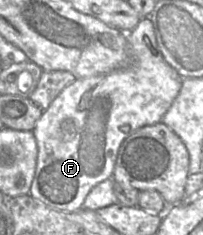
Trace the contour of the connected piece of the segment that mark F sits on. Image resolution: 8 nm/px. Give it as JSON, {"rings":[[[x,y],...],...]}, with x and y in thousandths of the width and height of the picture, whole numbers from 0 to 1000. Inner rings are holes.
{"rings":[[[729,72],[695,77],[621,153],[640,226],[631,272],[522,315],[374,332],[212,472],[163,549],[187,664],[143,830],[256,889],[310,902],[404,889],[433,821],[502,770],[552,757],[606,600],[675,549],[793,519],[892,379],[901,336],[783,221]]]}

